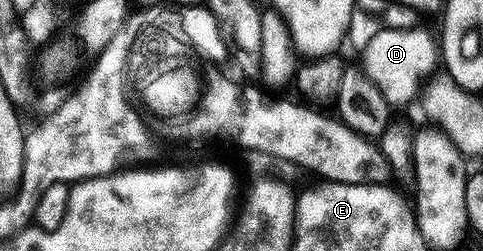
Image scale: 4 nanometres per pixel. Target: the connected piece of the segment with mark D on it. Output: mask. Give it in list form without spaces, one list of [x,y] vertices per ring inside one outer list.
[[[379,27],[379,30],[367,41],[363,49],[362,68],[371,79],[377,83],[381,95],[385,95],[392,107],[407,105],[411,100],[420,96],[421,90],[428,84],[435,64],[441,61],[441,45],[429,30],[424,27],[414,29],[388,29]]]

